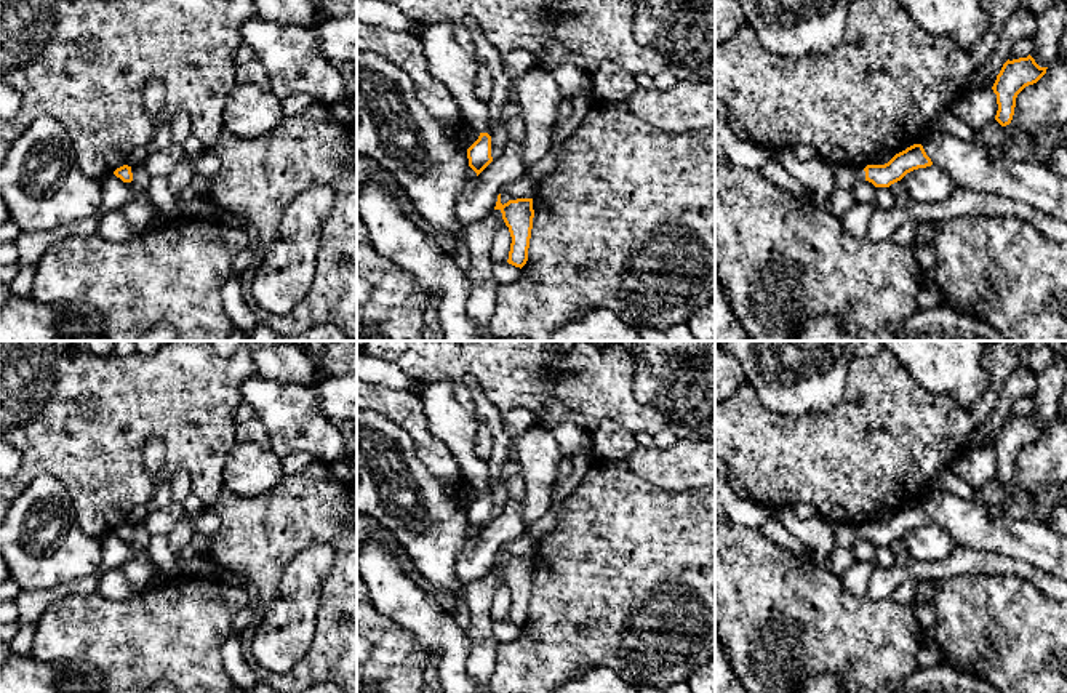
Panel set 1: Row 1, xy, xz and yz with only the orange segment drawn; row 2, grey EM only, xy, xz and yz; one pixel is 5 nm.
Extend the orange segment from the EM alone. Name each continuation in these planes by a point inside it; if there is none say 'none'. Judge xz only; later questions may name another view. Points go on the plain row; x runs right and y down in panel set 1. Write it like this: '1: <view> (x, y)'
1: xz (448, 421)

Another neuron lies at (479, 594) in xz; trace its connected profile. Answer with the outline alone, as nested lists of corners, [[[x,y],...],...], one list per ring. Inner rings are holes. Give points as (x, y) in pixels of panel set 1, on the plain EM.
[[[494,570],[464,587],[469,608],[466,634],[469,639],[467,674],[482,693],[490,691],[490,679],[496,667],[498,640],[493,635],[491,603],[499,586]]]

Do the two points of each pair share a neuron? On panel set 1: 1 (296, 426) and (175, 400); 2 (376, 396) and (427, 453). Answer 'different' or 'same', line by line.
1: different
2: same

